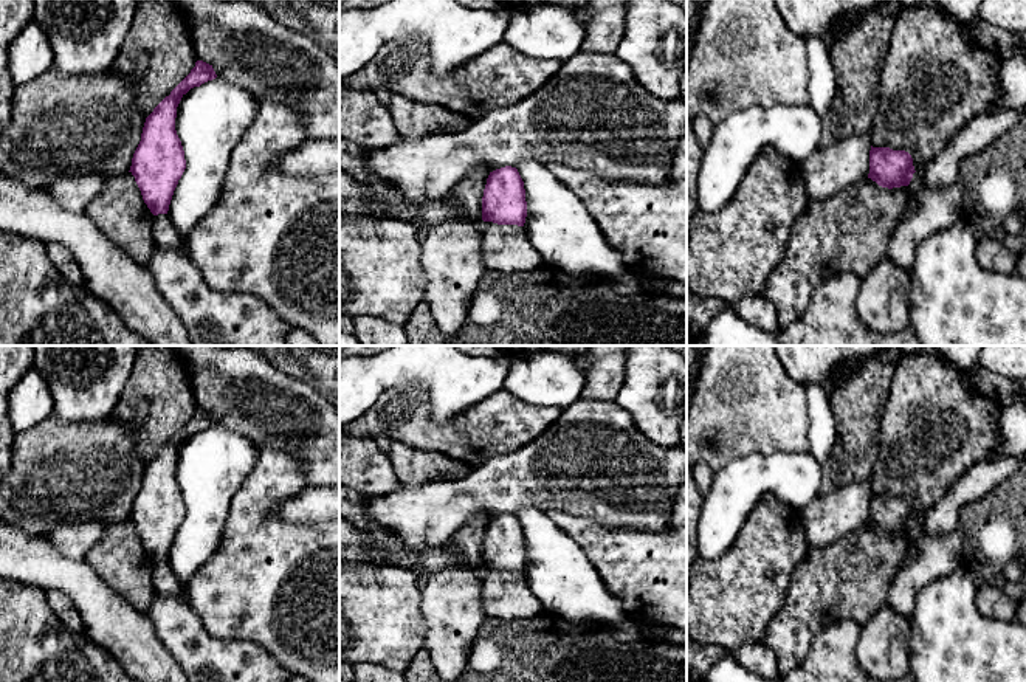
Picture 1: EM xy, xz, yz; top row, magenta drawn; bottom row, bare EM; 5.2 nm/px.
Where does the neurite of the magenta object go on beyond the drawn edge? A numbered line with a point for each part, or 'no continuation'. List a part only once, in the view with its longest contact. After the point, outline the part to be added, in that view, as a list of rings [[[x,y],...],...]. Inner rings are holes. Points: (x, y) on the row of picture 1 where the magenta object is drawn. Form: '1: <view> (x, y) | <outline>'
no continuation

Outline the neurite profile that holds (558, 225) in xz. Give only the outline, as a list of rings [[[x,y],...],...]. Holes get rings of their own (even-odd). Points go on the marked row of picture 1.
[[[521,161],[516,169],[525,189],[527,217],[524,229],[544,264],[572,276],[629,274],[623,256],[606,240],[580,197],[558,181],[546,164]]]

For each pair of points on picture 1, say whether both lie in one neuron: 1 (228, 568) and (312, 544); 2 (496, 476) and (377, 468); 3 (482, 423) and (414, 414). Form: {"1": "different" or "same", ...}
{"1": "same", "2": "different", "3": "same"}

